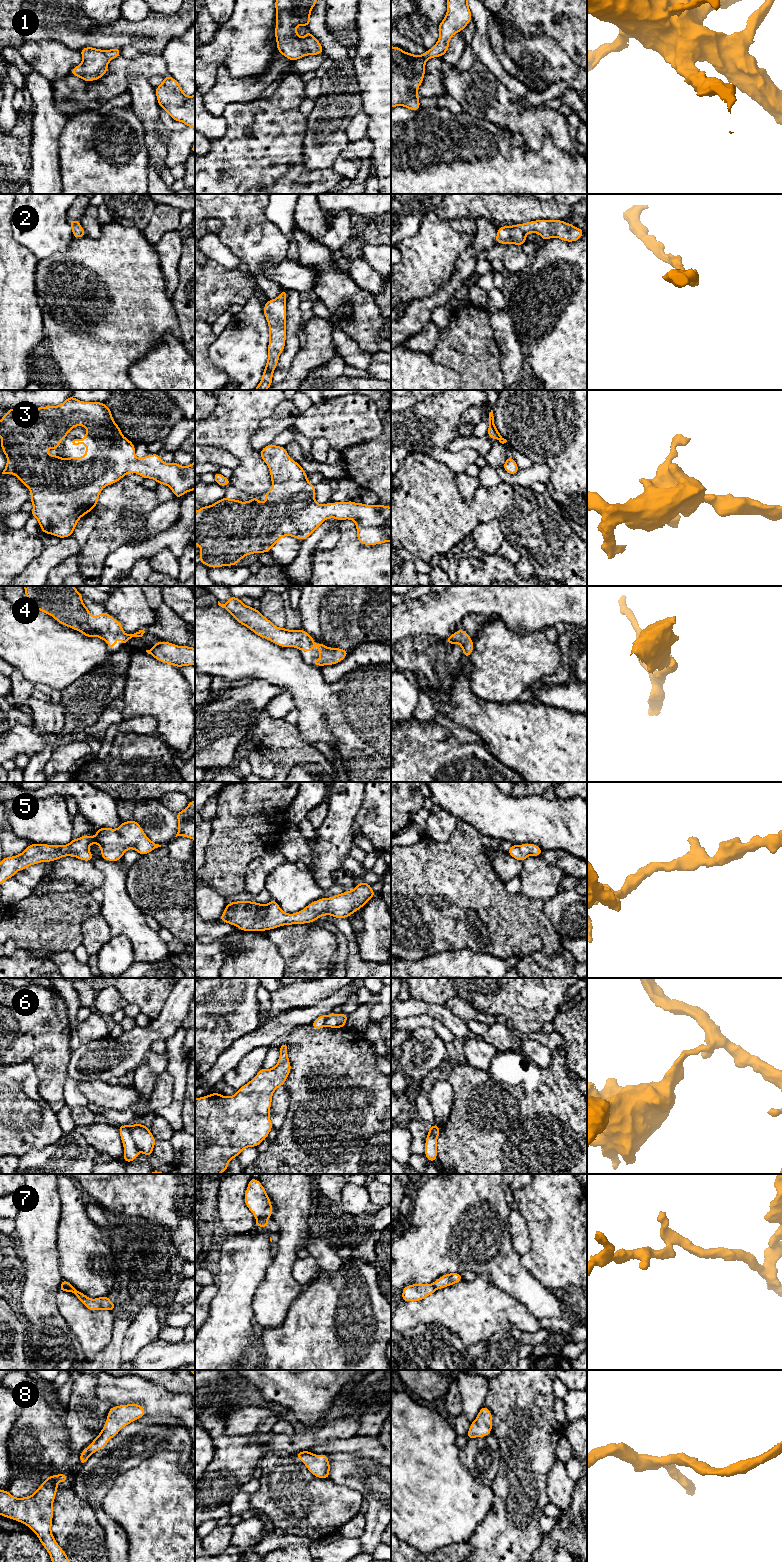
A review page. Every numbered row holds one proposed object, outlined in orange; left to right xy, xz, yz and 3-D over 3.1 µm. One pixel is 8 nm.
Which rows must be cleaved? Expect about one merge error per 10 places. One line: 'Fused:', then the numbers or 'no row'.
Fused: 6, 7

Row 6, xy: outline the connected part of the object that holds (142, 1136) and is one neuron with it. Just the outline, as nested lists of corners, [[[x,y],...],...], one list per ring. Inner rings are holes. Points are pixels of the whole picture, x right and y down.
[[[133,1124],[130,1126],[130,1132],[137,1149],[146,1156],[152,1156],[156,1140],[147,1125]]]

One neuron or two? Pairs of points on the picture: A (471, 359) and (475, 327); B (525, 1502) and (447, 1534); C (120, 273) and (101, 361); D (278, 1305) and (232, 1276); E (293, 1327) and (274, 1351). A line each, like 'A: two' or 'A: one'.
A: one
B: two
C: one
D: two
E: one

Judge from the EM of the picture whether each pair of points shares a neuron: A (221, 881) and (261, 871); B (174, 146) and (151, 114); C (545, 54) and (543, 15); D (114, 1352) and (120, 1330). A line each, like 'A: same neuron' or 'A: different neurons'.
A: different neurons
B: different neurons
C: different neurons
D: same neuron

